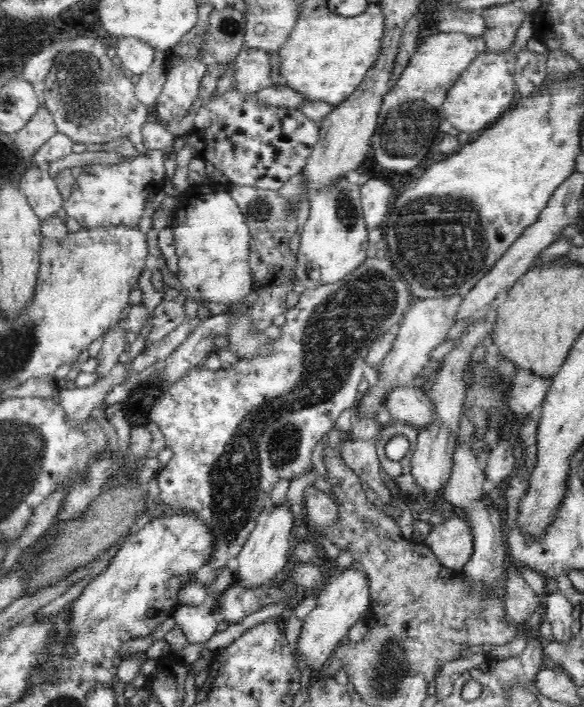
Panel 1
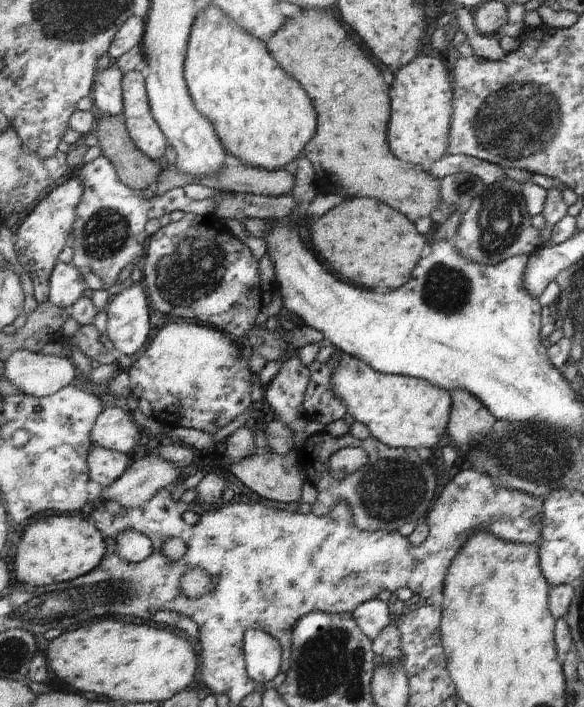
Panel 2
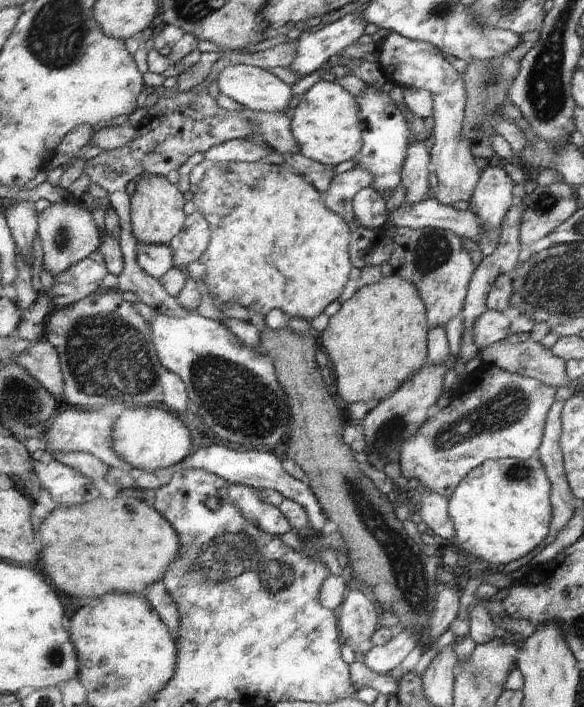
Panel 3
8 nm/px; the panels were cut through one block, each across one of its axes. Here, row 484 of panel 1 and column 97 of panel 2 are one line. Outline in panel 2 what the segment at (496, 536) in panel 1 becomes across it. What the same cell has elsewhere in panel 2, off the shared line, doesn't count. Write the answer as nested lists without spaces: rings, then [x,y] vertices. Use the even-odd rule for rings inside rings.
[[[97,446],[89,455],[90,475],[101,487],[115,484],[133,465],[129,454]]]

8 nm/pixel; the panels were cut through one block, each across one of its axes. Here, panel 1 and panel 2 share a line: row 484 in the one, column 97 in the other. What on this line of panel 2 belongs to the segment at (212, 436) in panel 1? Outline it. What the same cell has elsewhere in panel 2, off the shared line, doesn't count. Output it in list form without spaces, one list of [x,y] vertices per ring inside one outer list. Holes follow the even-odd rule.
[[[102,154],[101,157],[85,165],[78,175],[85,186],[84,198],[78,206],[78,220],[75,225],[75,265],[90,270],[106,282],[106,287],[117,284],[126,266],[136,265],[147,255],[151,236],[146,232],[146,224],[152,219],[160,219],[165,214],[183,211],[186,214],[209,216],[218,212],[218,195],[202,200],[192,200],[183,187],[150,200],[142,198],[143,190],[134,190],[120,178],[117,167]]]

